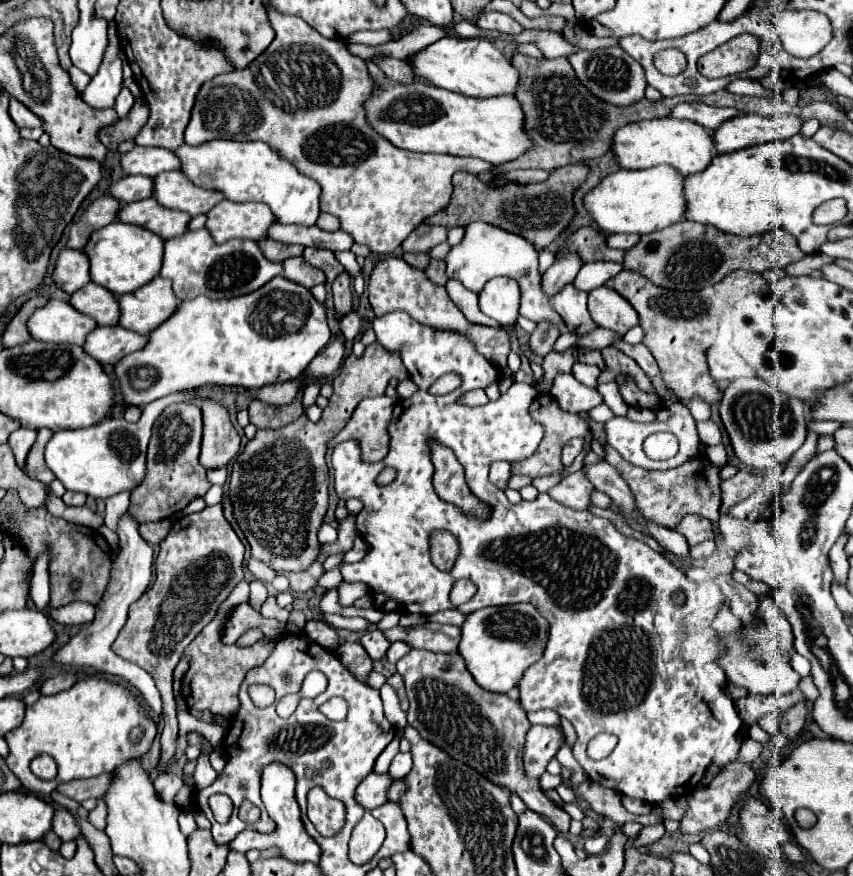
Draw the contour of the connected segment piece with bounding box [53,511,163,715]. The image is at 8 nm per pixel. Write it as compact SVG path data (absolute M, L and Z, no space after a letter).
M123 513L121 519L119 519L119 525L117 525L117 533L119 533L119 555L117 559L113 561L113 569L111 569L111 581L109 581L109 587L103 595L103 599L99 601L97 605L97 615L93 619L93 623L89 627L83 627L65 647L61 647L57 653L55 653L55 659L53 659L53 665L67 665L67 667L93 667L93 669L99 669L99 671L105 671L105 673L111 673L111 675L117 675L121 677L123 681L127 681L145 701L145 705L155 713L159 715L161 713L161 697L159 697L159 691L155 687L155 681L151 675L147 675L141 667L133 665L133 663L127 663L125 659L117 657L113 651L111 651L111 643L115 641L119 629L125 625L127 621L127 609L133 601L137 601L151 585L151 579L153 579L153 549L151 545L141 537L139 533L139 523L137 521L131 521L131 513Z

